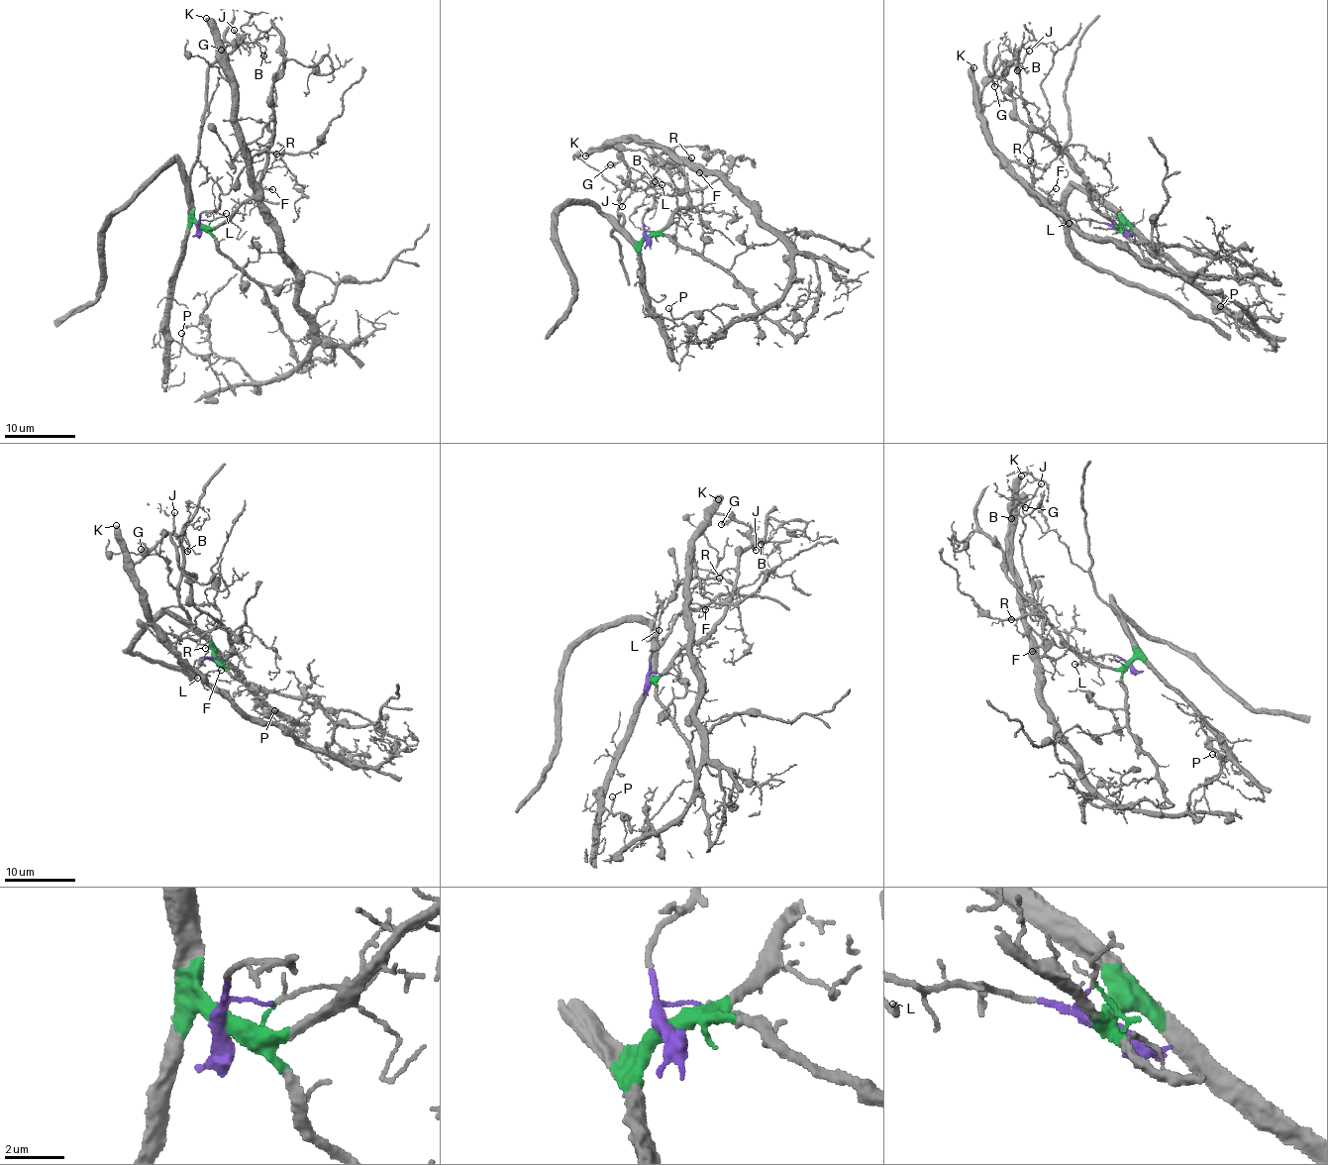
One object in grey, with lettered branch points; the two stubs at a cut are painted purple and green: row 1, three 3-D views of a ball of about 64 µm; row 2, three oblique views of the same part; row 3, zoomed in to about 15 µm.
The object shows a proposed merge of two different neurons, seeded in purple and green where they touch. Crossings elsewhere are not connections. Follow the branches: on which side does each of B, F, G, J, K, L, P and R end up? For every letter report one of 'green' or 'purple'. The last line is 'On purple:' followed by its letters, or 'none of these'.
B: purple
F: purple
G: purple
J: purple
K: purple
L: purple
P: green
R: purple
On purple: B, F, G, J, K, L, R

